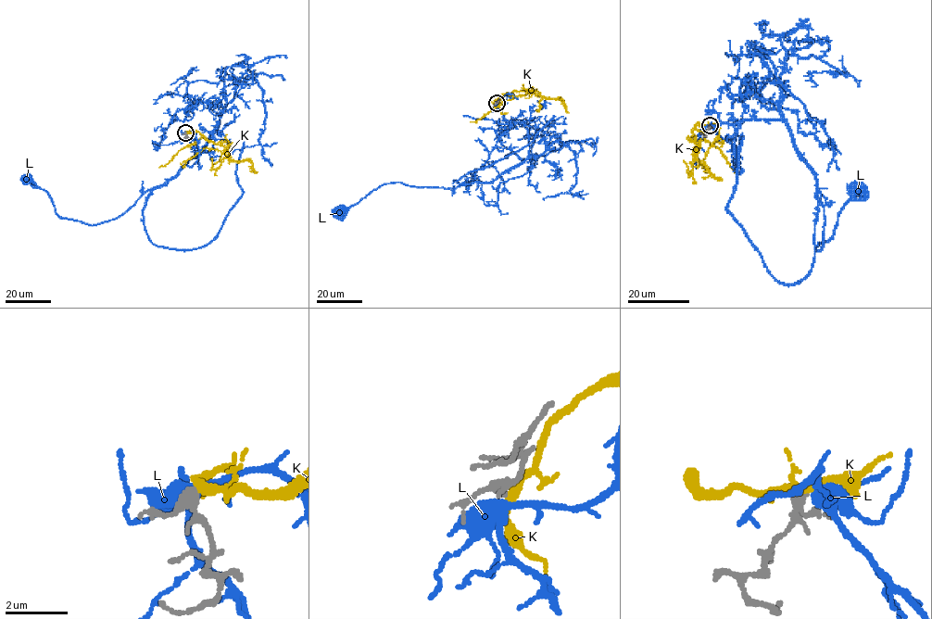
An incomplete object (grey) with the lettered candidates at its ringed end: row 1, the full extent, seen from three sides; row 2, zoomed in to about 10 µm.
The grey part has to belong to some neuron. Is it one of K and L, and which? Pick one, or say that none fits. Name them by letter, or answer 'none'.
none

